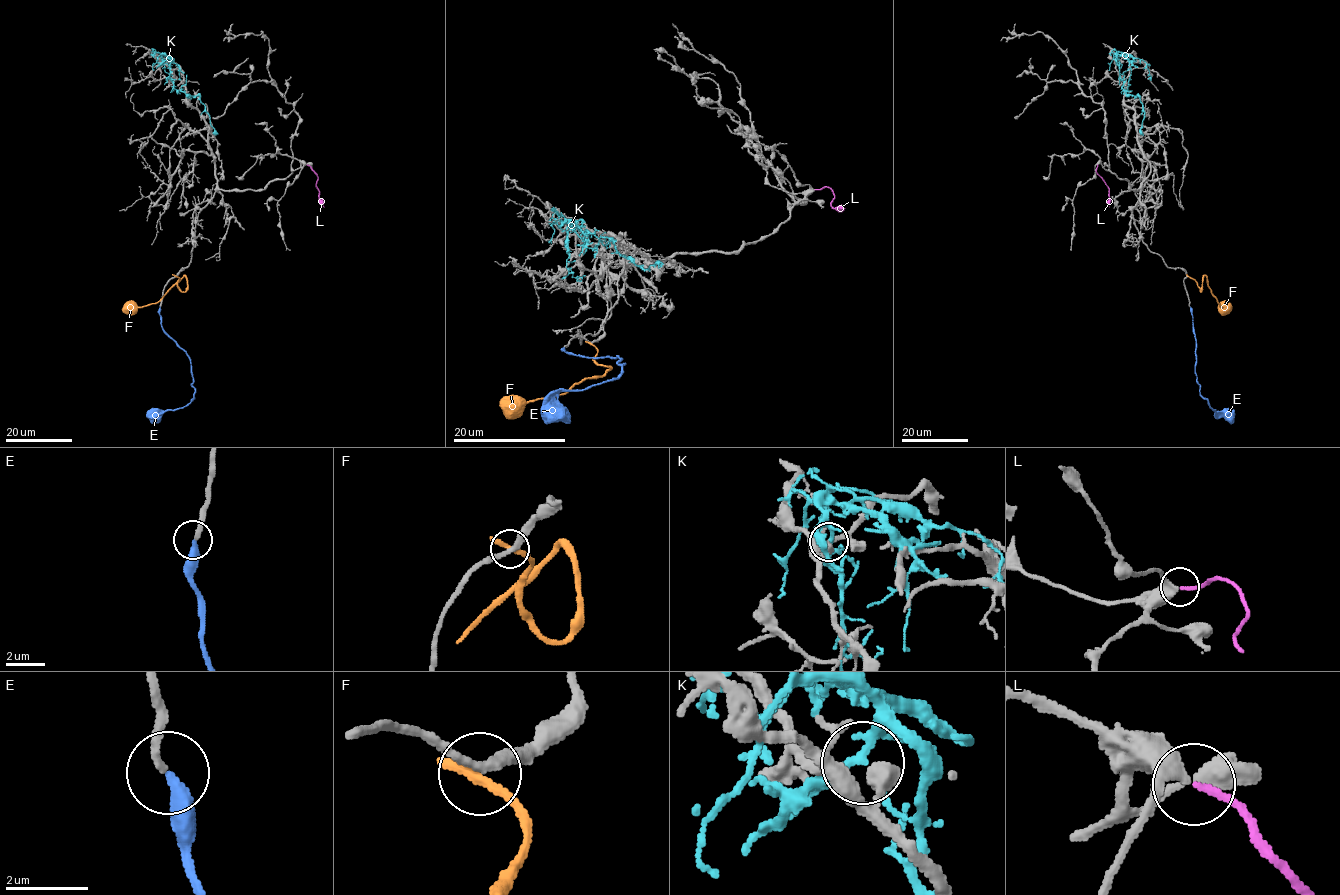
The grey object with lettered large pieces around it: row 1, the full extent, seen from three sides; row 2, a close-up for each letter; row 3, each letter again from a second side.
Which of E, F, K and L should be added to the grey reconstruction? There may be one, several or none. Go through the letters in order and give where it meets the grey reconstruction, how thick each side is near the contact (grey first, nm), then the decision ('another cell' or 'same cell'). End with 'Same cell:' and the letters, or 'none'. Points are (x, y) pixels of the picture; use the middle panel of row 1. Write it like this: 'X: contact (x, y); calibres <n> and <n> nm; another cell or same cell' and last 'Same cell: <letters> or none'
E: contact (563, 347); calibres 200 and 360 nm; same cell
F: contact (591, 343); calibres 240 and 320 nm; another cell
K: contact (574, 223); calibres 480 and 160 nm; another cell
L: contact (815, 189); calibres 300 and 170 nm; same cell
Same cell: E, L

